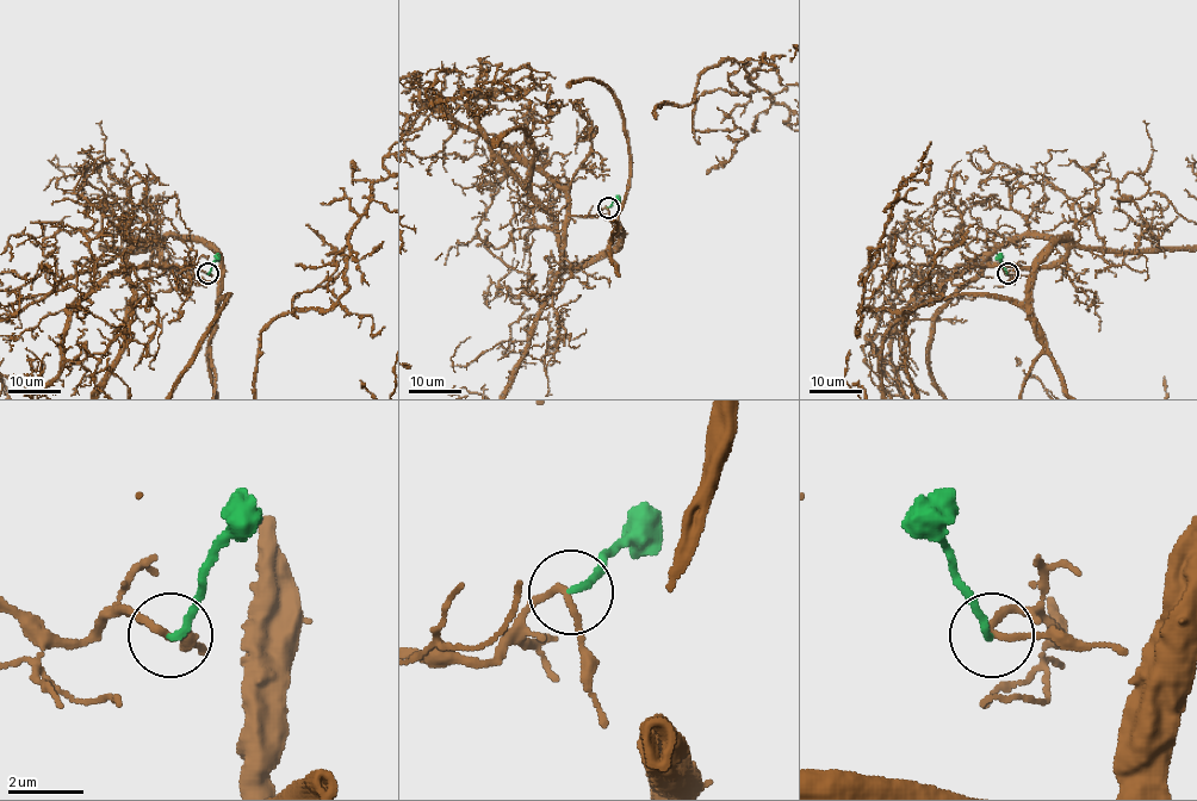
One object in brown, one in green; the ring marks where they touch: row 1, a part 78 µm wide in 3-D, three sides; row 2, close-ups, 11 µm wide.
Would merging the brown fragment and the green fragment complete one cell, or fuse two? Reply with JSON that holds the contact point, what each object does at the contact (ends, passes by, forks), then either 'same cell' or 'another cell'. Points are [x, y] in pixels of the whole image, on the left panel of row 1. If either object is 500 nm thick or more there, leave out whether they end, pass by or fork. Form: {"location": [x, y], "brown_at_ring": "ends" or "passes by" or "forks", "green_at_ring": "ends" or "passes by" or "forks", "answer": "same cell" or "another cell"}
{"location": [208, 273], "brown_at_ring": "passes by", "green_at_ring": "ends", "answer": "another cell"}

